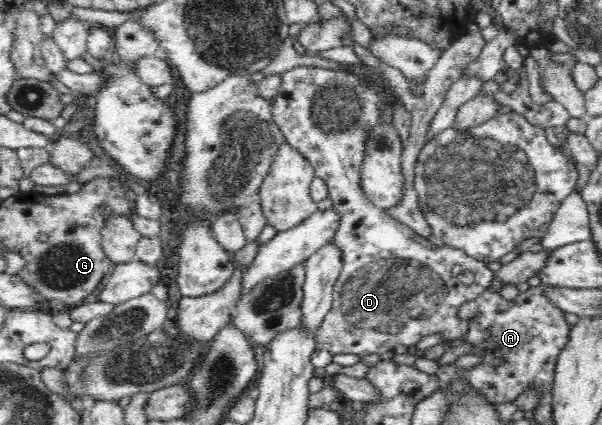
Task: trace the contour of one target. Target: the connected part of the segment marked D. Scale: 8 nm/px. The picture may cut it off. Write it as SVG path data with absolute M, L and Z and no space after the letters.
M298 66L280 73L280 76L281 85L273 98L272 114L287 142L278 148L272 168L262 180L258 192L267 225L278 232L285 232L299 226L304 219L319 210L310 196L310 184L314 176L326 181L330 199L334 203L332 209L342 217L332 242L342 251L343 270L333 289L332 308L324 316L315 335L317 349L327 350L333 356L379 356L388 351L394 352L399 346L413 349L421 338L434 334L441 335L446 341L464 338L468 326L459 320L459 308L488 290L496 273L488 269L486 262L468 256L464 250L450 246L438 248L408 226L392 219L390 214L378 209L368 199L360 185L360 170L366 156L364 144L368 134L380 124L384 108L395 104L389 92L354 73L354 68L350 67L336 71L316 66Z

